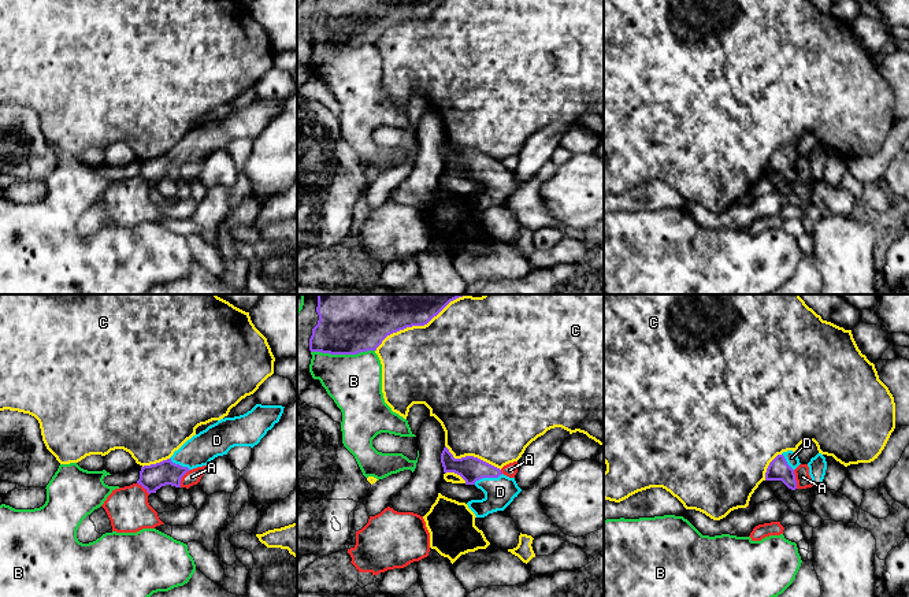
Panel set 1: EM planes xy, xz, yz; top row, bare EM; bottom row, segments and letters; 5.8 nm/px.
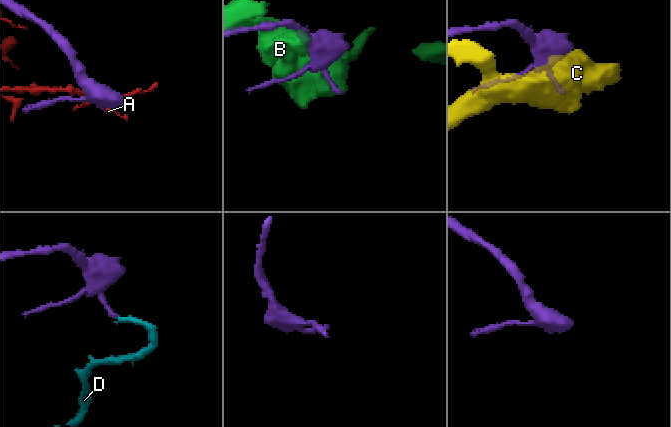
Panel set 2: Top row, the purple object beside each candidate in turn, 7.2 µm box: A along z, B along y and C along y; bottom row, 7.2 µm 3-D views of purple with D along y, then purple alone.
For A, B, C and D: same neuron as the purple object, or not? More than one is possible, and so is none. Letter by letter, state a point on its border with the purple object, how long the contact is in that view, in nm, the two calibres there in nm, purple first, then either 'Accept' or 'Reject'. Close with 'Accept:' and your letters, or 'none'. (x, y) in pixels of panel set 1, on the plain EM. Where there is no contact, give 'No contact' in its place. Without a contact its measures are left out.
A: Touches purple at xy (181, 171). Shared border 120 nm. Thickness 150 nm (purple) against 90 nm. Reject
B: Touches purple at xz (342, 47). Shared border 380 nm. Thickness 280 nm (purple) against 320 nm. Reject
C: Touches purple at xz (408, 19). Shared border 480 nm. Thickness 240 nm (purple) against 460 nm. Reject
D: Touches purple at xz (488, 170). Shared border 190 nm. Thickness 150 nm (purple) against 180 nm. Accept
Accept: D

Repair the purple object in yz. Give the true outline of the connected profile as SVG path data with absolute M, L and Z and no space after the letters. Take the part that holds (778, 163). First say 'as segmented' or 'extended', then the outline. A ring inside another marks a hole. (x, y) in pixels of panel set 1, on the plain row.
extended; M787 144L778 148L768 159L765 174L782 174L789 182L797 182L794 163L799 159L797 145Z

